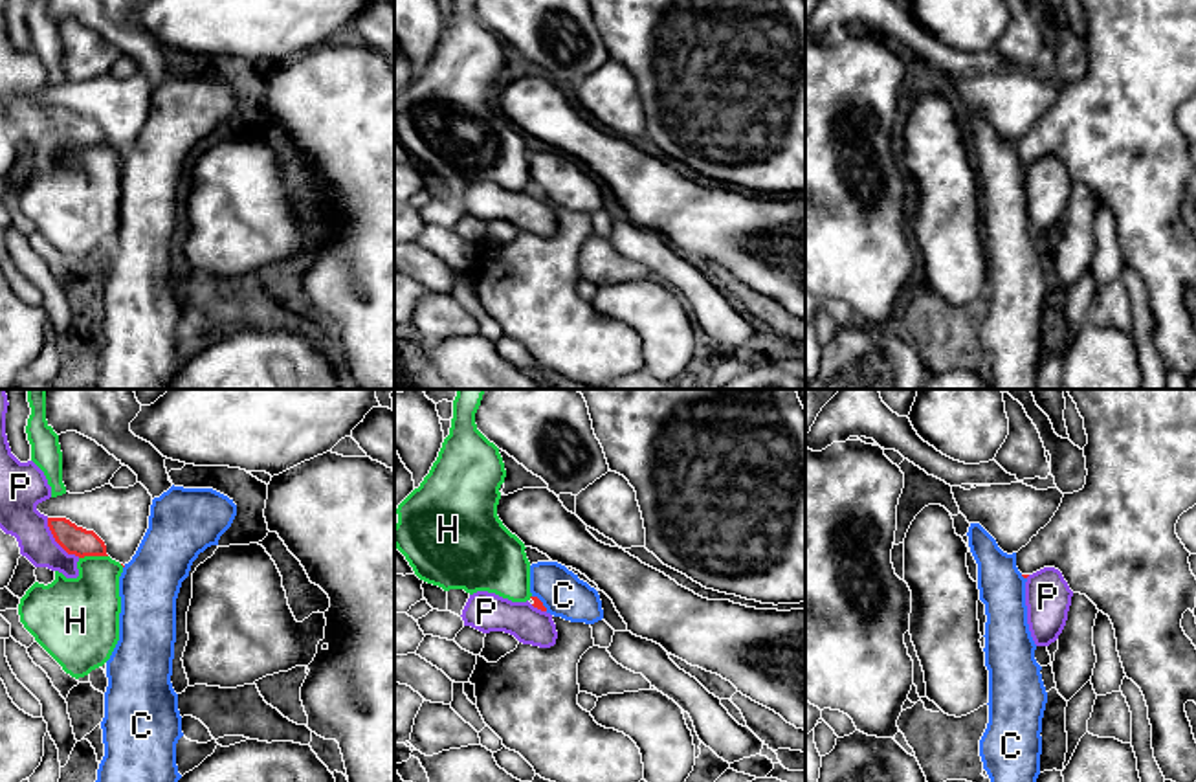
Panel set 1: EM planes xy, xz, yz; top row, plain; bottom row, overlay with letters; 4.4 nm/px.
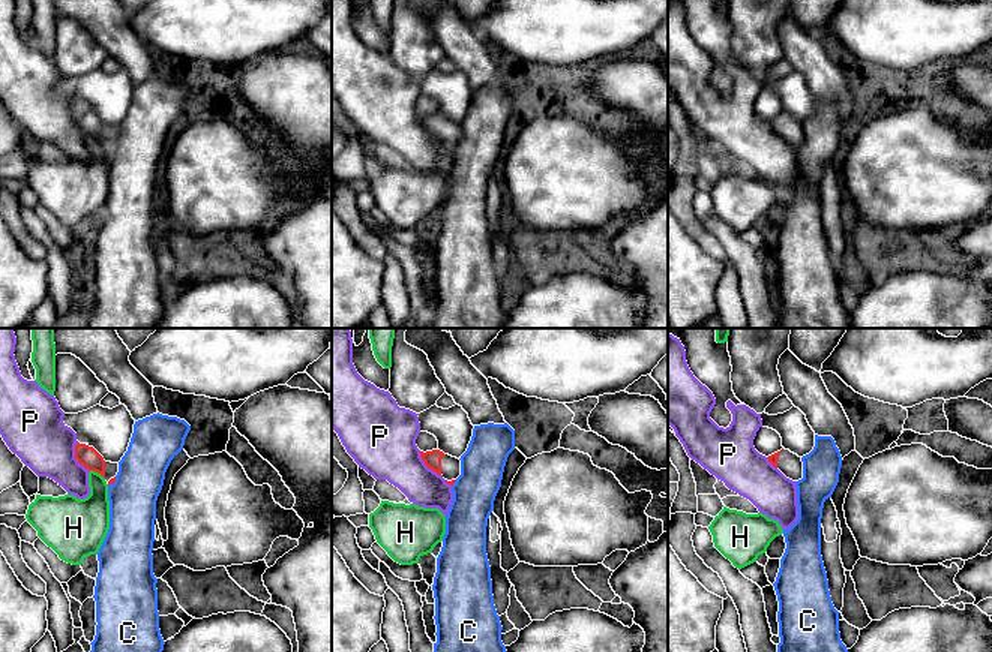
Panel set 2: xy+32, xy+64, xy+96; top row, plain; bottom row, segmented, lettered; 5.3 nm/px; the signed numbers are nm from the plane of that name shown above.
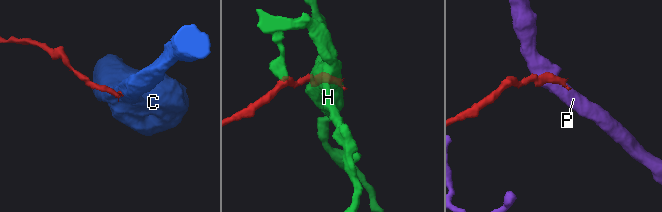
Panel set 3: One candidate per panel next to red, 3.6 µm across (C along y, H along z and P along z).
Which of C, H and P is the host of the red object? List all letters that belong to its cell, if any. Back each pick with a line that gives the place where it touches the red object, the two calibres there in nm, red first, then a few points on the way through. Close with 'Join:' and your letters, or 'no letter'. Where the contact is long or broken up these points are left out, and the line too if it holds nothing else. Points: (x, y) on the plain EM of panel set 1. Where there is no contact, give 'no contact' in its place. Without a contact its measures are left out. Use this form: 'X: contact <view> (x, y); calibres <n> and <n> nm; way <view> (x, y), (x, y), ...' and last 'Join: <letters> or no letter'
Join: no letter

